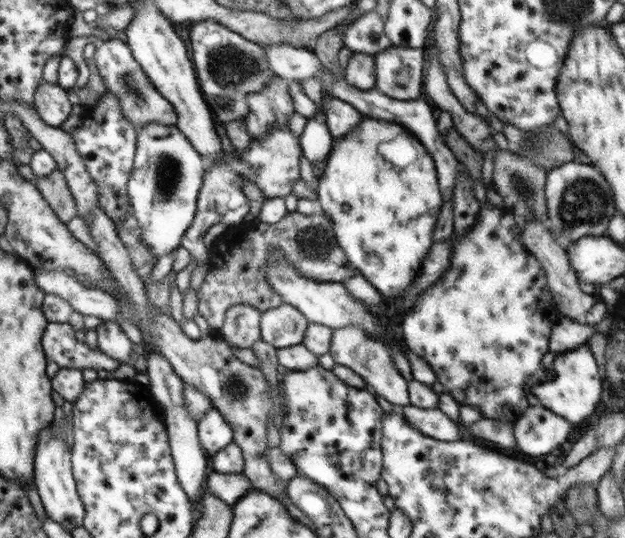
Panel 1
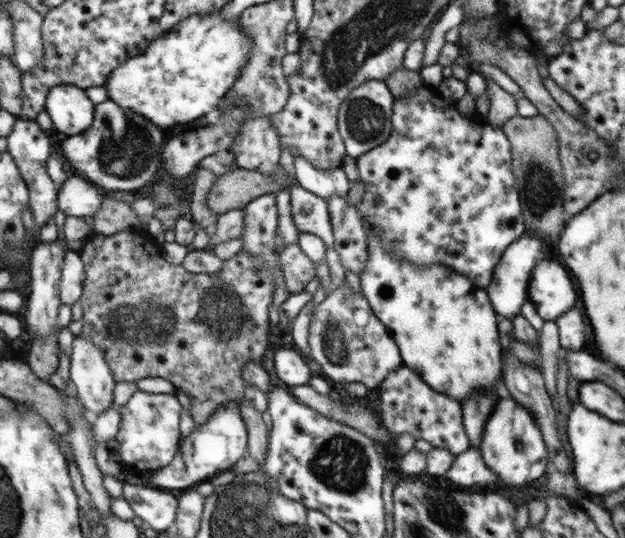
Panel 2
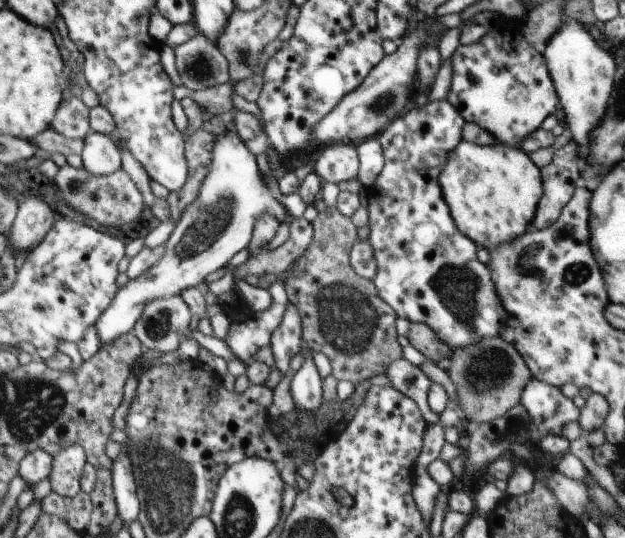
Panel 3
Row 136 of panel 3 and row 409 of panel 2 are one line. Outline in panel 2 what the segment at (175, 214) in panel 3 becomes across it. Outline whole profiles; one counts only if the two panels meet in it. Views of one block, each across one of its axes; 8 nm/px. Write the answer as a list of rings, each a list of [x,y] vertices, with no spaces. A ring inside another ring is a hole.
[[[123,230],[116,234],[105,235],[102,233],[92,233],[84,243],[84,246],[78,251],[84,263],[86,278],[82,285],[82,294],[79,298],[81,302],[83,320],[85,325],[82,331],[77,335],[81,338],[90,338],[99,350],[102,351],[108,365],[111,367],[112,375],[117,382],[134,382],[144,378],[160,377],[169,380],[175,388],[184,392],[190,399],[192,408],[188,411],[192,416],[195,427],[202,427],[210,416],[220,405],[230,402],[240,402],[244,396],[244,381],[242,381],[242,368],[250,361],[261,362],[266,354],[268,346],[268,308],[272,303],[272,293],[274,292],[274,274],[267,270],[267,266],[251,256],[245,250],[239,251],[236,255],[223,262],[223,267],[215,276],[208,274],[194,274],[185,270],[183,265],[174,265],[162,257],[162,252],[154,252],[141,237],[141,232],[132,230]]]

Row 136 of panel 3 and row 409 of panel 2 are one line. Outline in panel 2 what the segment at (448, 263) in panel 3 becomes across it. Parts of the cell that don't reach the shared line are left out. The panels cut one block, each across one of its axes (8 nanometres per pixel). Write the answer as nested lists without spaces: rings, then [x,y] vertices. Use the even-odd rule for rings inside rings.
[[[405,365],[393,370],[392,375],[378,387],[380,396],[376,408],[383,427],[394,437],[411,434],[416,441],[428,441],[435,448],[442,448],[458,457],[468,450],[469,439],[463,425],[463,411],[458,401],[434,391],[422,378]]]

